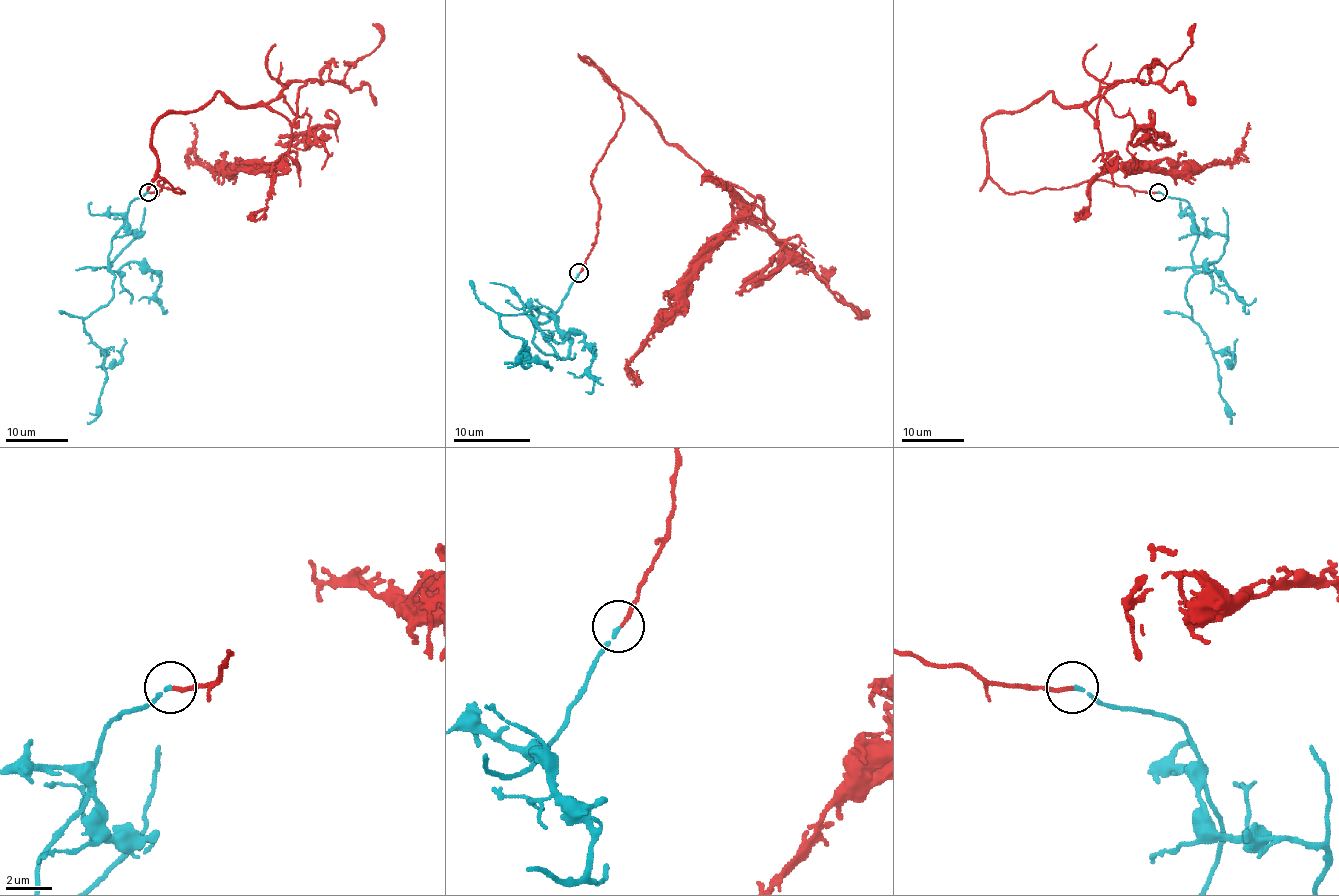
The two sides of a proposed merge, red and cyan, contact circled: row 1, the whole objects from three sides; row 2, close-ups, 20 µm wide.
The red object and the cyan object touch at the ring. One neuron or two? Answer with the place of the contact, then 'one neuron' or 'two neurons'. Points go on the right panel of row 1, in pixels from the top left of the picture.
at (1158, 192); one neuron

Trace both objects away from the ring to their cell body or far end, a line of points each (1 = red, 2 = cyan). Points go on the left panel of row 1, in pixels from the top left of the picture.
1: (148, 191), (183, 193), (154, 122), (220, 92), (291, 143), (211, 171), (190, 122)
2: (148, 191), (129, 204), (109, 254), (113, 297), (85, 319), (106, 372), (99, 414), (87, 424)

